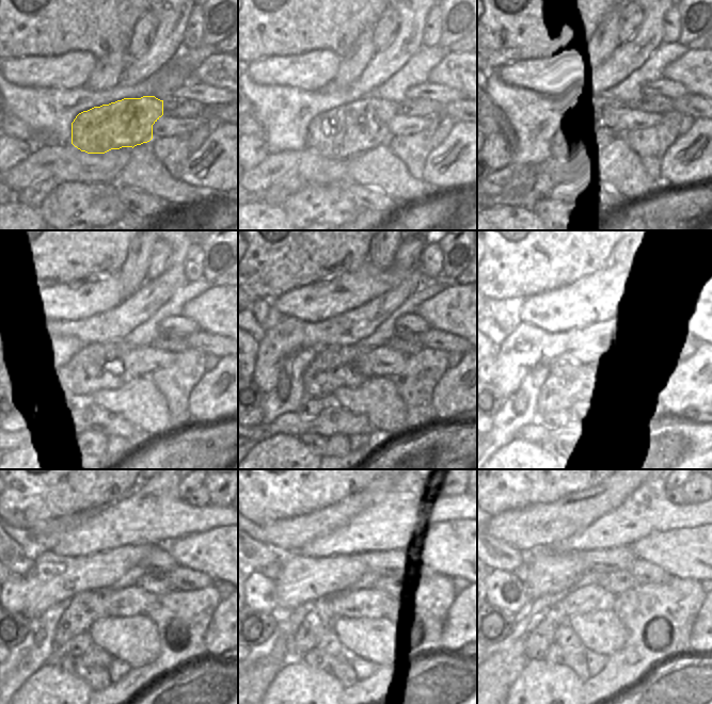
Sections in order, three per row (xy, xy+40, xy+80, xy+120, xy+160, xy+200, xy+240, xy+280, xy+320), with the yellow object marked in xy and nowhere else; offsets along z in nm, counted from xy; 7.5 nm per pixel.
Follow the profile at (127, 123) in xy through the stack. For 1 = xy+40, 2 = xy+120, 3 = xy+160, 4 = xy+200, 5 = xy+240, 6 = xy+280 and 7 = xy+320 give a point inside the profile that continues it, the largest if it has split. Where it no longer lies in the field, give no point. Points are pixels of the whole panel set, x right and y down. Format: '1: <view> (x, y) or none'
1: xy+40 (341, 133)
2: xy+120 (108, 366)
3: xy+160 (335, 366)
4: xy+200 (569, 369)
5: xy+240 (85, 608)
6: xy+280 (319, 618)
7: xy+320 (500, 670)

